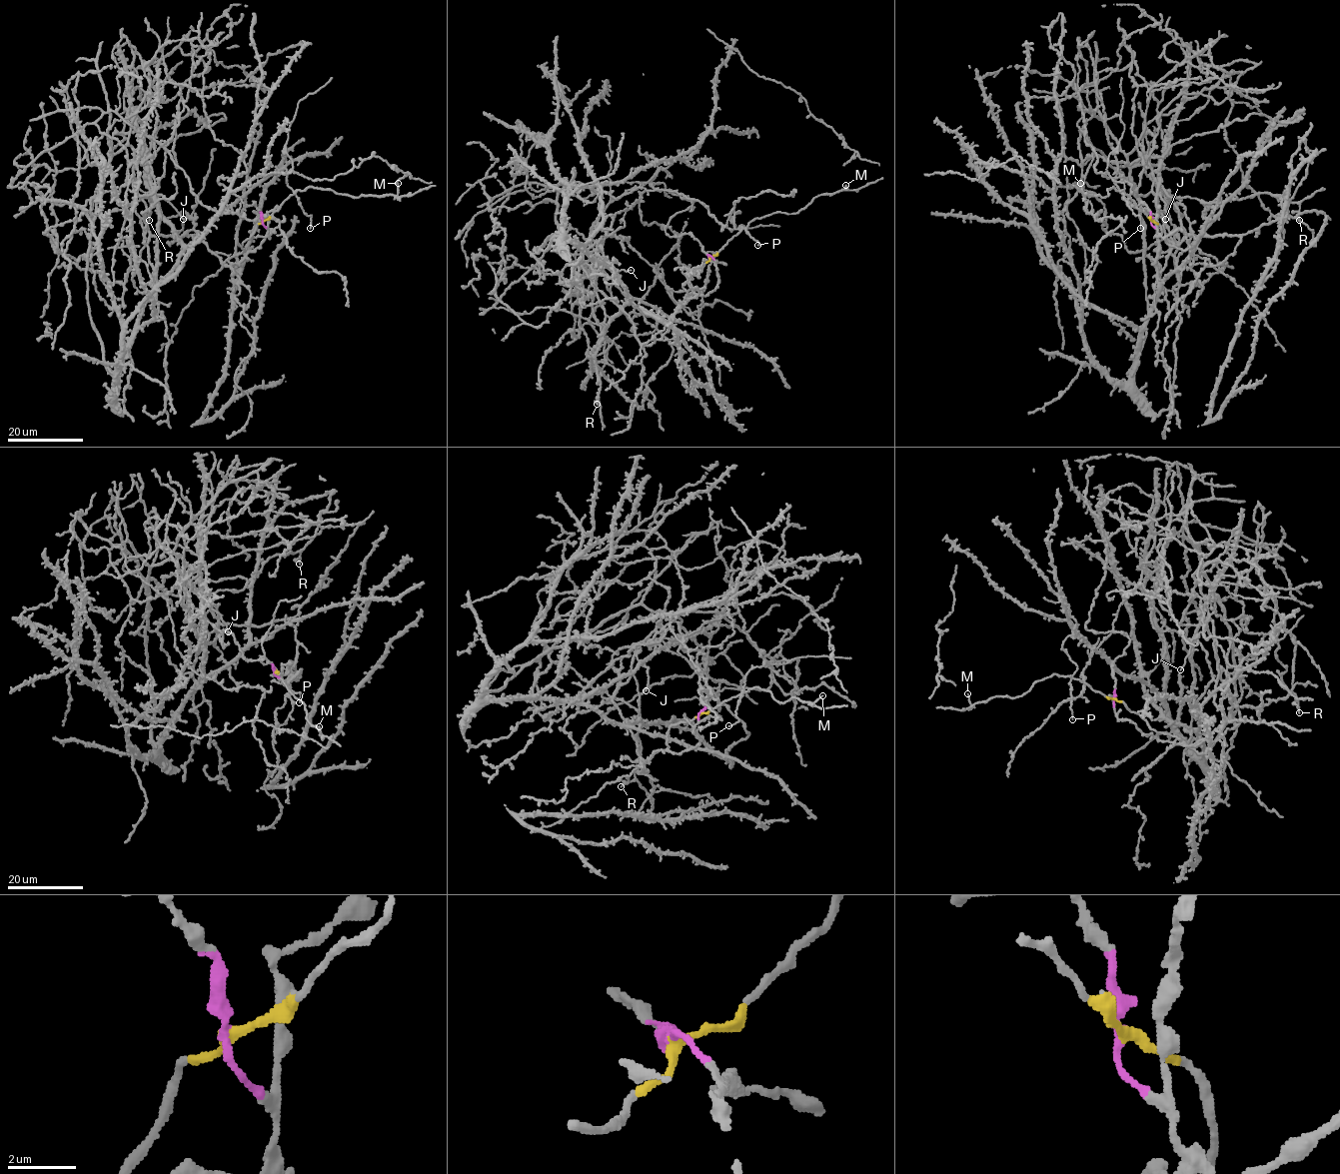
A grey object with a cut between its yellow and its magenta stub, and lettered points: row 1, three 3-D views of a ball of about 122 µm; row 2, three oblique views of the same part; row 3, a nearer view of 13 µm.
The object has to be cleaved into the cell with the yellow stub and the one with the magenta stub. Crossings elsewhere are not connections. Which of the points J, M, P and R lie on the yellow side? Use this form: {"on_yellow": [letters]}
{"on_yellow": ["M", "P"]}

